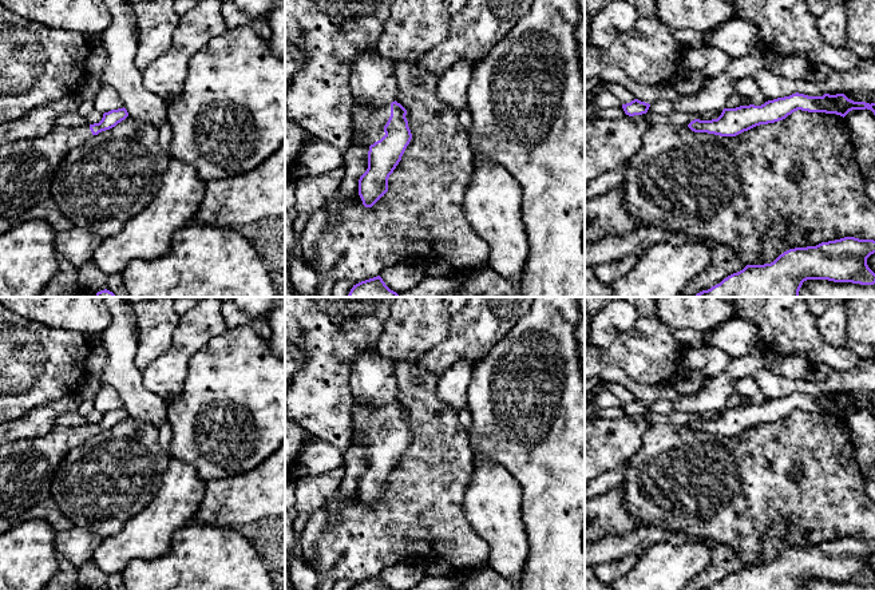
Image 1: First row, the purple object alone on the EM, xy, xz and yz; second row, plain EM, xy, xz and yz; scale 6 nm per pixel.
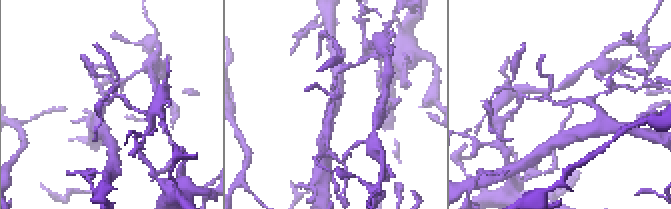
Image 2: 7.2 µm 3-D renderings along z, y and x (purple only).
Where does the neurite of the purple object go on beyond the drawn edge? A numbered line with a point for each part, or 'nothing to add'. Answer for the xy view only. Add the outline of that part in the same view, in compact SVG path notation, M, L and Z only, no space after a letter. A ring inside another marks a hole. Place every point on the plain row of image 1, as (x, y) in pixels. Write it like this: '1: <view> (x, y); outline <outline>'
1: xy (27, 467); outline M90 424L55 425L50 433L31 440L17 440L0 447L0 515L17 523L33 506L50 499L55 470L64 456L92 436Z

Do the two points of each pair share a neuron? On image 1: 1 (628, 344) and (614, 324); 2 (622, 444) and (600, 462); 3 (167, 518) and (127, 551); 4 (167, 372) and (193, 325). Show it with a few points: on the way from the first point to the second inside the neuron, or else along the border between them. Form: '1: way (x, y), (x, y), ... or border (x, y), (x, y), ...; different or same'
1: border (638, 316), (609, 345), (598, 347); different
2: way (617, 444), (605, 456); same
3: way (158, 522), (137, 542); same
4: way (175, 360), (189, 337); same

